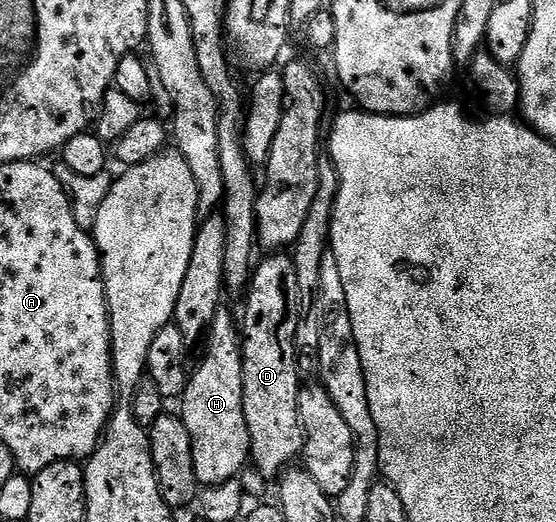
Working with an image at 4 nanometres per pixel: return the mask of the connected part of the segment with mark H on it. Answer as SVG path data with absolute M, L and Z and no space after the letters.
M220 310L217 318L213 318L211 331L206 333L205 344L208 344L207 357L191 373L191 381L181 397L181 415L189 430L189 438L193 438L193 470L197 470L200 485L220 484L236 479L243 467L248 467L251 458L251 439L249 426L245 422L243 409L243 345L241 328L227 310Z

